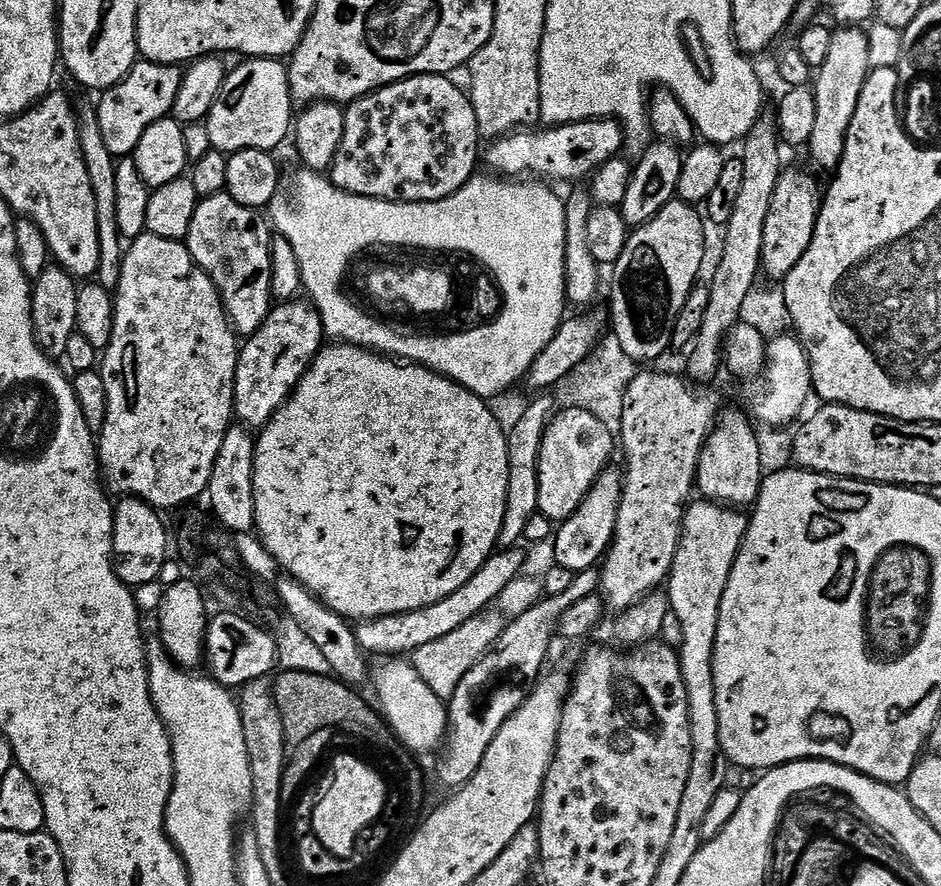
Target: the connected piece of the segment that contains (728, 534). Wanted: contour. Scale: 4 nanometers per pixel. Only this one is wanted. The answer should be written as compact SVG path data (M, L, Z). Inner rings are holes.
M703 498L697 504L689 503L683 509L680 537L674 554L672 568L666 581L666 599L674 614L682 622L682 646L678 650L680 669L688 695L688 713L692 723L692 765L686 782L686 794L682 794L682 806L678 806L678 822L674 822L674 834L670 837L673 846L701 843L702 818L714 803L714 798L725 787L720 777L722 753L718 738L718 714L714 698L712 677L712 651L716 641L716 626L720 602L736 561L738 550L748 529L749 517L743 511L720 502Z

